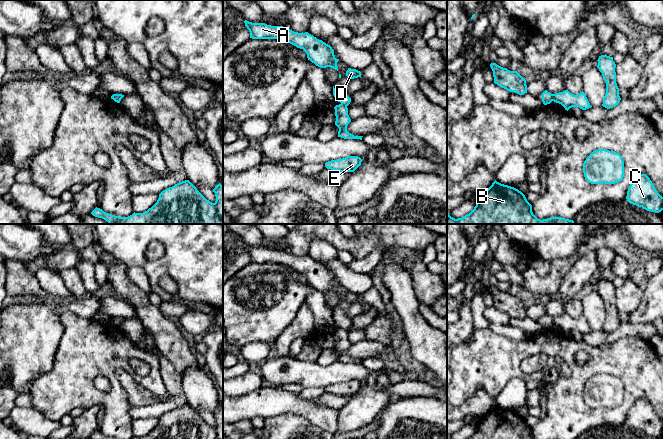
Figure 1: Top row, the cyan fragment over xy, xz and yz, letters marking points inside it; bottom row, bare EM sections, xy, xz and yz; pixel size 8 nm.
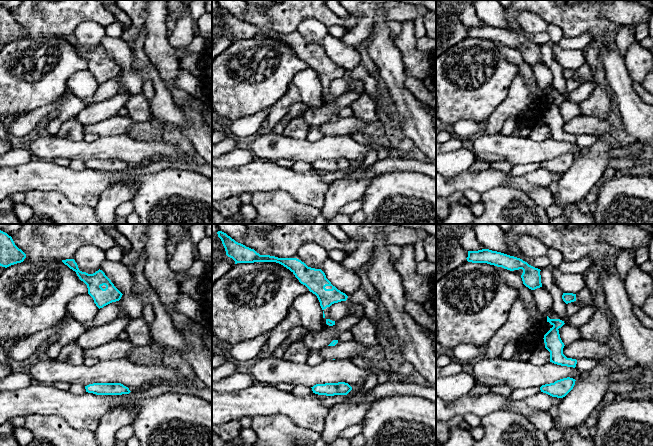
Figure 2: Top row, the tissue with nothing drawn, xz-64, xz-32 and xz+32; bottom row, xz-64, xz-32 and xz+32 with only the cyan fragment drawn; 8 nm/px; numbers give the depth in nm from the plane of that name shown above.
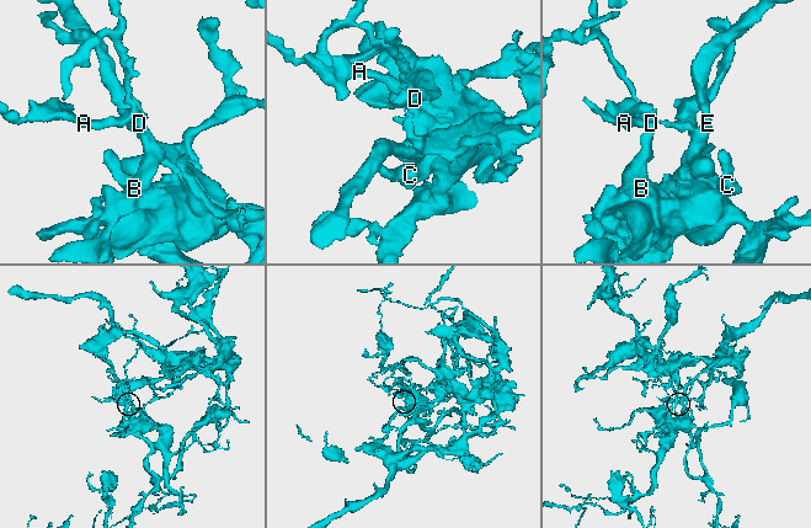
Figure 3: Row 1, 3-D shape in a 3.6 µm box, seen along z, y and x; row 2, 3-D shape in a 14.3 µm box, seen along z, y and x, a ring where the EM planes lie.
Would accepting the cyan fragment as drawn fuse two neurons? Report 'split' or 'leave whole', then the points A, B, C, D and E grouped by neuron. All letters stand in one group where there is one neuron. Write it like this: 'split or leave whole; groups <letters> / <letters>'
split; groups A B C D / E

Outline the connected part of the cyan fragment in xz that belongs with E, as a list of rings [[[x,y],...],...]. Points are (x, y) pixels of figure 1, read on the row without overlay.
[[[347,380],[342,383],[331,384],[325,387],[327,393],[339,396],[354,396],[360,389],[362,383],[358,380]]]

